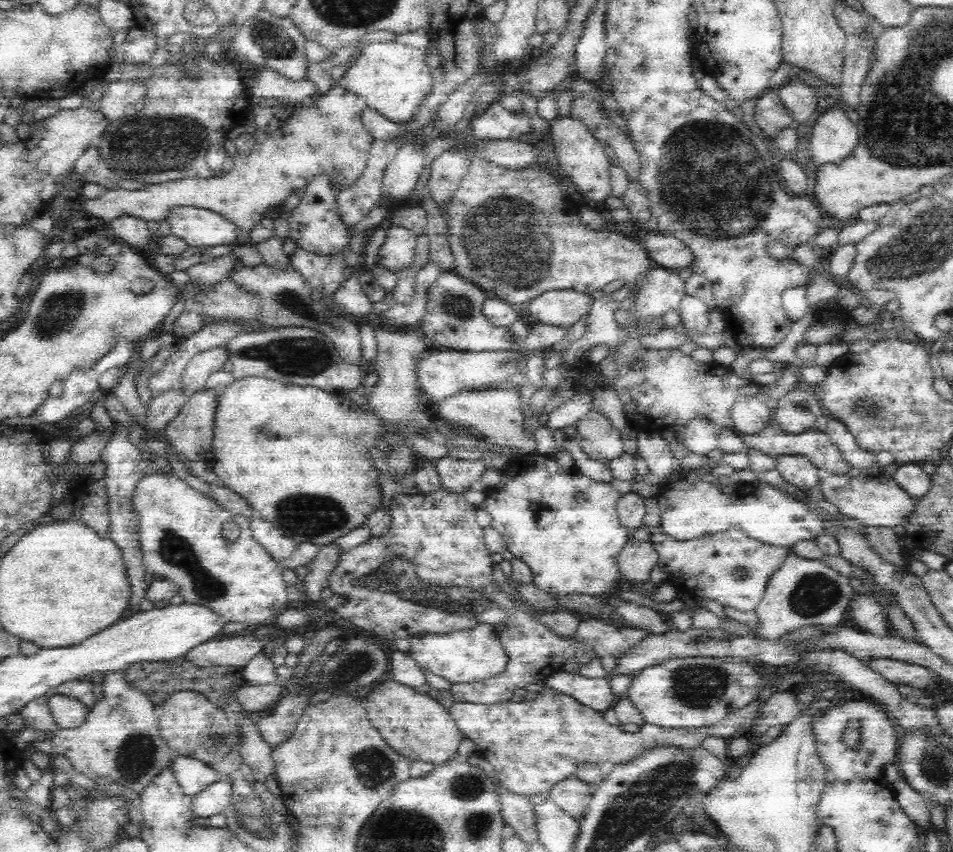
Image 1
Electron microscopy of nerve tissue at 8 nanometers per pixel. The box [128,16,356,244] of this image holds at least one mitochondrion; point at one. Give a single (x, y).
(274, 42)

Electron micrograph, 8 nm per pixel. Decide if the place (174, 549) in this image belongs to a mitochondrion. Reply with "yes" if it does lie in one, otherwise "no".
yes

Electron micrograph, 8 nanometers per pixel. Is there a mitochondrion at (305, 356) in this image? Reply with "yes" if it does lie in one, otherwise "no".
yes

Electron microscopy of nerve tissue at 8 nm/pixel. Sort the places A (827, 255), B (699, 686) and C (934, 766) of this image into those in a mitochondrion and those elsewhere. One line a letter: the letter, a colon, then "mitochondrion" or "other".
A: other
B: mitochondrion
C: mitochondrion

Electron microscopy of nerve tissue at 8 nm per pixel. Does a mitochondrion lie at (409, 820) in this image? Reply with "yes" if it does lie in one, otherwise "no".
yes

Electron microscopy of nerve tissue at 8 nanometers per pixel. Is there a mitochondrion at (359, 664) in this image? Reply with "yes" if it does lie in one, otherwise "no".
yes

